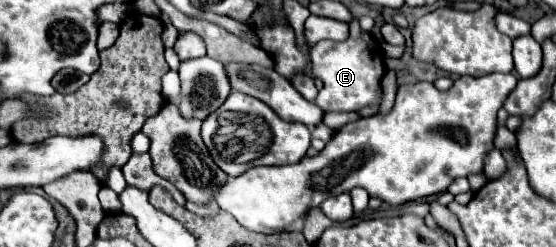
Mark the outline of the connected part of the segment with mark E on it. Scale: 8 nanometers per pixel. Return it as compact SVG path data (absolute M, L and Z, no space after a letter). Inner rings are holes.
M358 20L350 22L350 36L344 42L322 40L318 46L312 48L310 58L314 64L314 78L324 82L324 88L318 92L316 104L324 112L358 112L364 106L370 106L378 100L380 94L380 80L386 72L384 58L380 56L382 49L379 42L372 38L372 34L364 32Z

